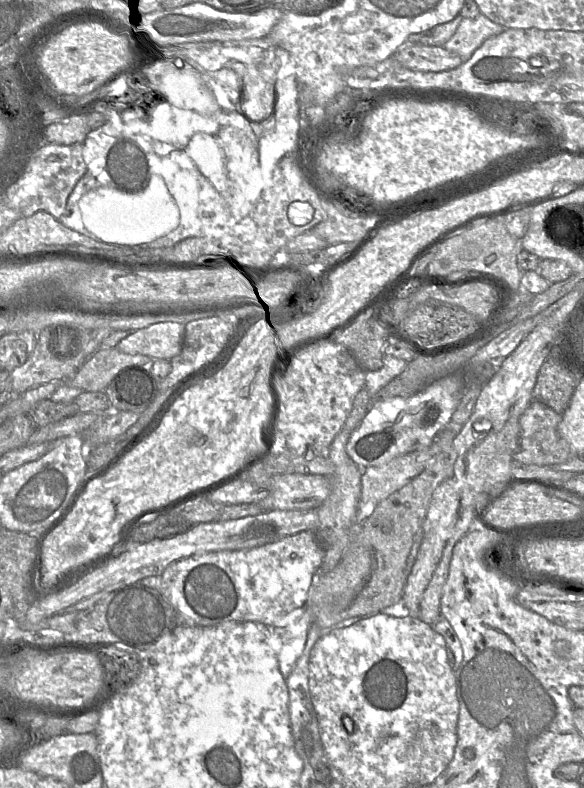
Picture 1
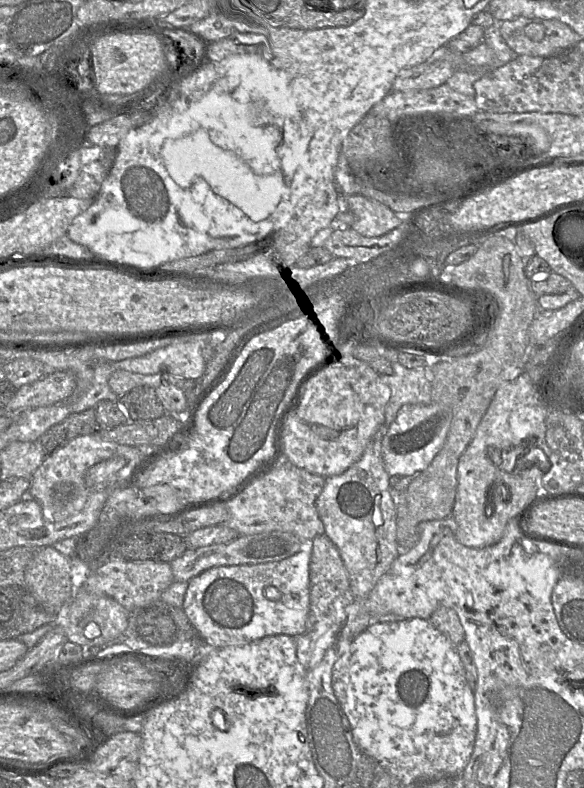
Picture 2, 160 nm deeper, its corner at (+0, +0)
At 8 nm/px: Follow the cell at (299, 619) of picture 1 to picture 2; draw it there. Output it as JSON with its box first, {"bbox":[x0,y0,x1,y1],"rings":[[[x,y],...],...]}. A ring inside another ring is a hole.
{"bbox":[296,533,354,669],"rings":[[[323,533],[309,542],[311,559],[309,565],[310,606],[304,632],[296,637],[297,657],[307,669],[316,664],[339,634],[341,623],[345,620],[345,611],[354,598],[350,588],[349,575],[338,548]]]}

